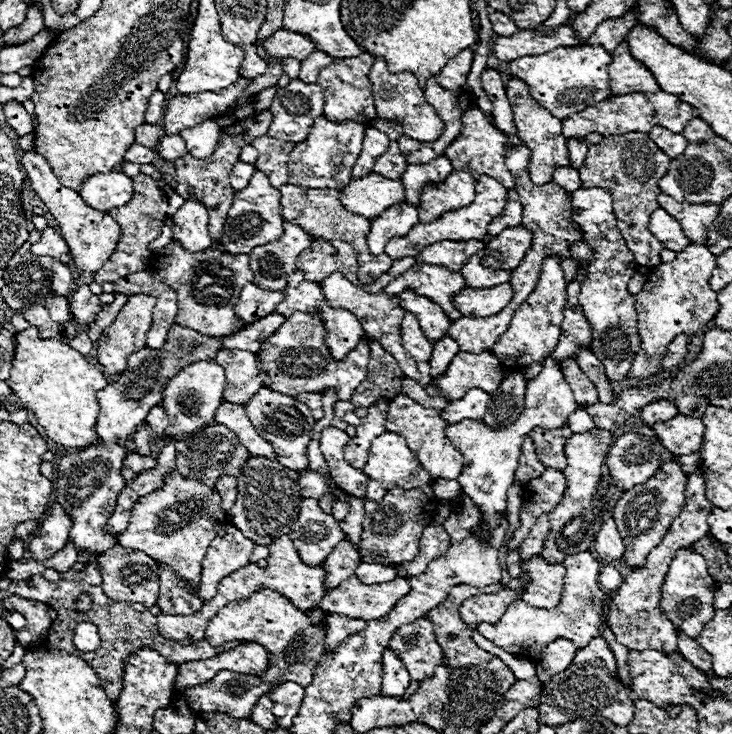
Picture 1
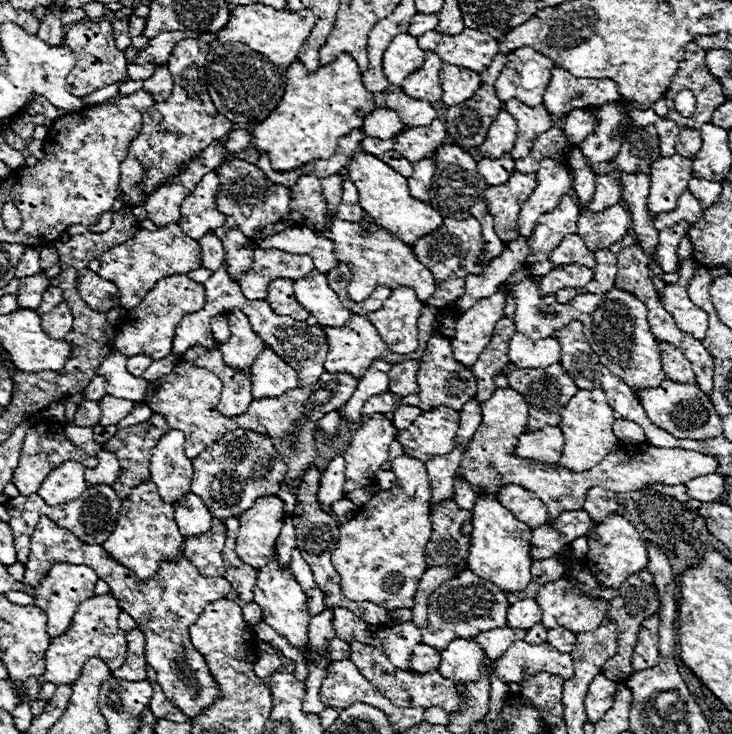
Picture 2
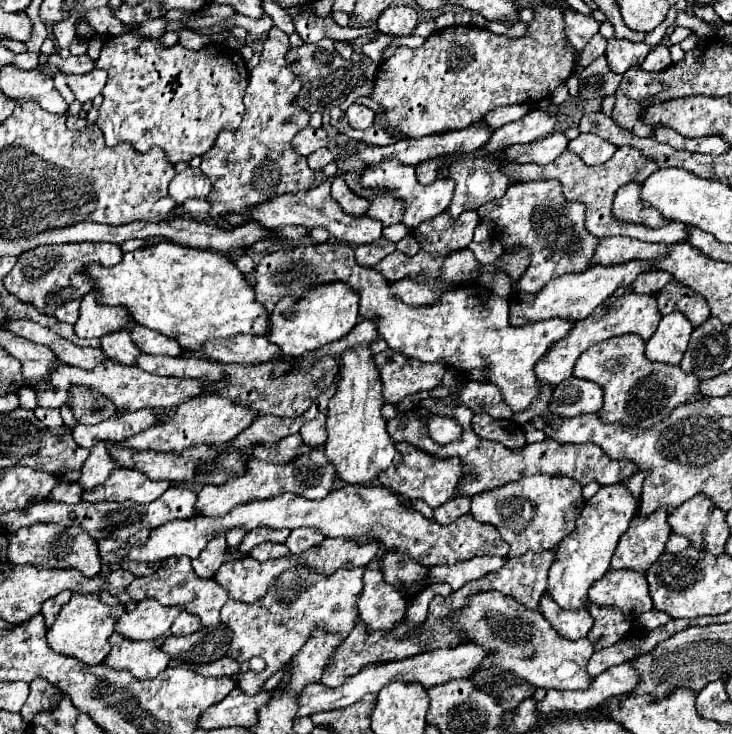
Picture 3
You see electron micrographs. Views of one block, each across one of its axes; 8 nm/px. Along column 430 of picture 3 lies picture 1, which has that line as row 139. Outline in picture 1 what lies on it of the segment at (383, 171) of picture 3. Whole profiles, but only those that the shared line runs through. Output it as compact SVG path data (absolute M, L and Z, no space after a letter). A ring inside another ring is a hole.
M206 120L206 124L198 124L194 128L184 128L180 136L184 138L188 152L194 158L204 160L206 156L212 156L216 144L218 144L220 132L222 130L214 124L214 120Z

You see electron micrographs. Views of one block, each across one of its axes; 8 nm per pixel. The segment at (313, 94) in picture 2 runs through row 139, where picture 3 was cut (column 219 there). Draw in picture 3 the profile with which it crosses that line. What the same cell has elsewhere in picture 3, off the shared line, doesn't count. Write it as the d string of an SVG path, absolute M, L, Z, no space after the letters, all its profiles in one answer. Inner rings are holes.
M158 242L144 250L126 252L122 262L116 266L104 268L100 264L90 264L86 272L94 278L96 288L100 290L98 300L110 306L126 306L136 324L142 324L150 330L162 332L170 338L176 338L182 350L200 352L206 342L216 338L232 338L236 334L254 334L254 336L268 336L270 332L270 314L268 310L256 302L254 288L244 278L244 274L236 268L236 264L212 250L198 250L186 248L172 242Z

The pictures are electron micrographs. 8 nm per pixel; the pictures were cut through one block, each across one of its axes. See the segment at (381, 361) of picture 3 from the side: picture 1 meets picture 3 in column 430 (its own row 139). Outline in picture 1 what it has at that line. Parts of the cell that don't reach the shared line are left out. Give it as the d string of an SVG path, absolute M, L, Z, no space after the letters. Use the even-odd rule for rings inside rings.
M370 126L366 128L364 146L362 146L362 152L360 152L360 156L358 156L358 158L364 158L364 168L372 168L374 160L376 160L382 152L386 152L388 142L390 142L390 138L388 138L386 134L382 134L382 132L378 132L376 128L370 128Z

